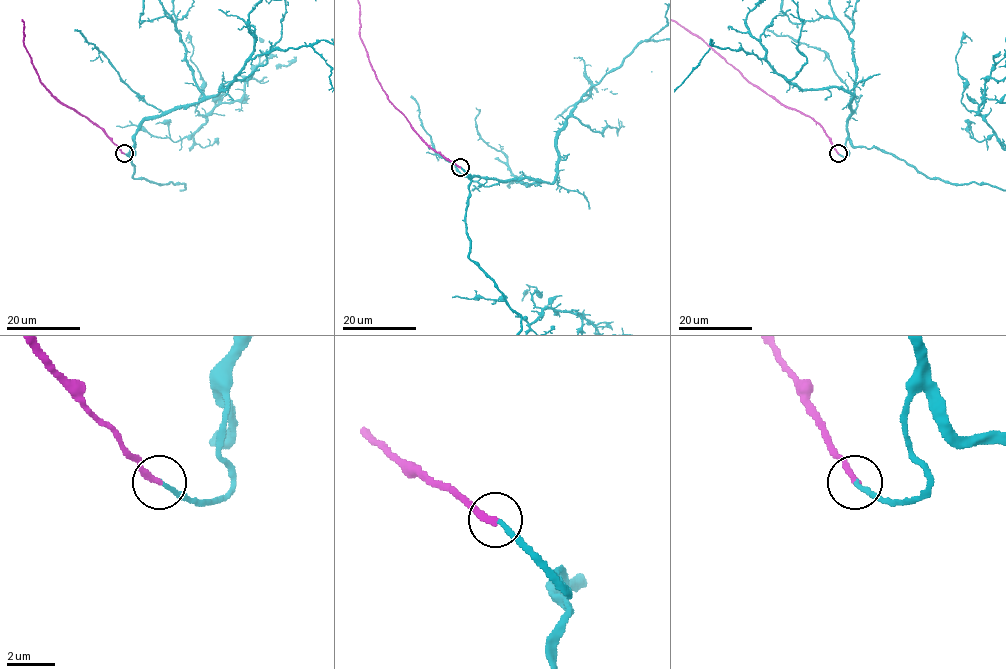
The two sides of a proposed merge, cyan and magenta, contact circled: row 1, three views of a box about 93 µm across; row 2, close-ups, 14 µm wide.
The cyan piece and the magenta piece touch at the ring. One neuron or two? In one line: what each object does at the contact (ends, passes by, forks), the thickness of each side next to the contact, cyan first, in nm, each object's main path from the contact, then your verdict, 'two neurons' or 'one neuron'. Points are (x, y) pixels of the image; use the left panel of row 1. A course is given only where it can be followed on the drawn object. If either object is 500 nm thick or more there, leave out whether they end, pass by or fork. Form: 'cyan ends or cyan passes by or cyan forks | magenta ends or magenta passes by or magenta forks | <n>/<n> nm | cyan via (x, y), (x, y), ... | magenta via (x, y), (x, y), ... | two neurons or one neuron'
cyan ends | magenta ends | 180/240 nm | one neuron

